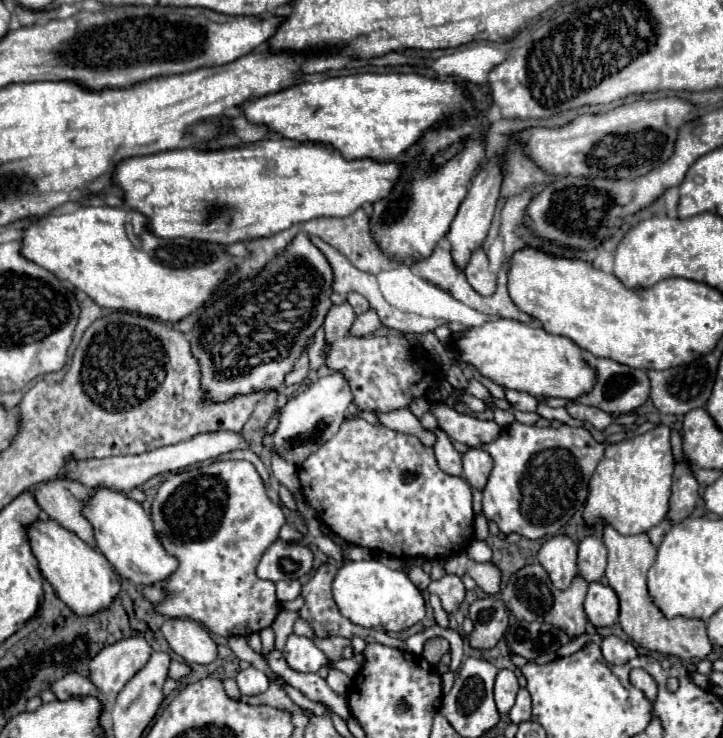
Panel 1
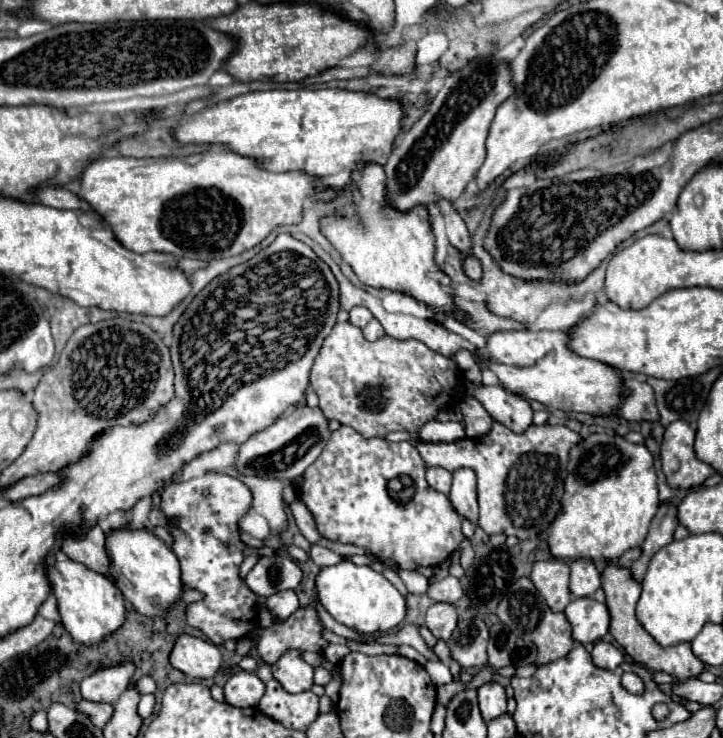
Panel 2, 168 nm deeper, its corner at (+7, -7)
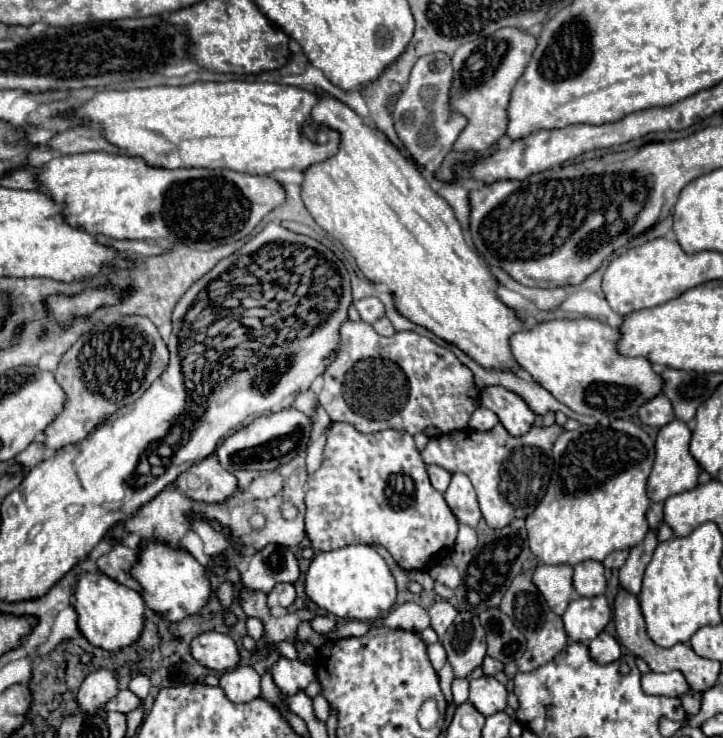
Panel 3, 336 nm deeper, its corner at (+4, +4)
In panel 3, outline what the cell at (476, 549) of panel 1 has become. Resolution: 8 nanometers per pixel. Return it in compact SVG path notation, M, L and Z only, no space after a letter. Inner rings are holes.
M460 524L454 550L456 550L456 552L468 552L468 550L472 550L476 544L478 544L476 530L474 530L472 526L468 526L468 524Z

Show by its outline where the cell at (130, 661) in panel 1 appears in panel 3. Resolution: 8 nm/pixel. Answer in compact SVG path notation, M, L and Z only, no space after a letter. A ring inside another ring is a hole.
M114 670L90 672L78 690L80 710L82 712L96 712L116 694L118 694L118 676Z

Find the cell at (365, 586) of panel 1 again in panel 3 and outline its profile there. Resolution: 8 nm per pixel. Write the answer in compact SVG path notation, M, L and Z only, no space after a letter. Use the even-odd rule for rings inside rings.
M344 546L314 556L306 574L306 594L336 618L372 622L394 606L398 588L392 570L376 550L370 546Z

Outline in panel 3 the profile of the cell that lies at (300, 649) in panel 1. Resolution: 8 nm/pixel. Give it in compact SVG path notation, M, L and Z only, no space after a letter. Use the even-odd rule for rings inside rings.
M280 656L272 666L272 676L280 692L298 692L304 690L312 680L316 680L316 670L312 664L306 664L298 658L290 660Z

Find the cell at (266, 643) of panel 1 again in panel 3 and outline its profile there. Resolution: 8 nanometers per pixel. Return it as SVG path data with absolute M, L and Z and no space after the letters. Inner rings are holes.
M236 666L222 674L220 686L232 702L250 702L260 696L260 674L252 666Z

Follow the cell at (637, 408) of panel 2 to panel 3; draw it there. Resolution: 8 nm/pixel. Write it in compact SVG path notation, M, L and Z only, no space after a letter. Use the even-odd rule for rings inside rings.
M658 394L652 400L644 402L638 408L638 414L642 418L642 424L652 426L652 428L660 428L660 426L664 426L664 424L674 420L672 404L668 404L668 398L664 394Z

